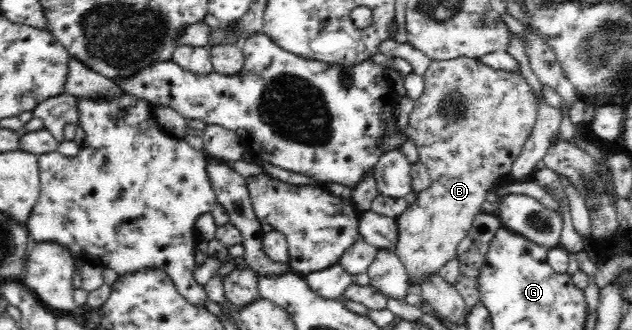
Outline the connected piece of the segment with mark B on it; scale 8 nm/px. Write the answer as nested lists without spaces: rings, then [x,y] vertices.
[[[453,58],[447,61],[431,61],[428,70],[426,70],[421,77],[424,82],[424,89],[419,98],[415,100],[413,111],[409,115],[409,121],[405,128],[405,133],[415,144],[419,154],[419,161],[428,169],[431,183],[429,187],[426,187],[418,193],[416,202],[410,204],[408,209],[400,217],[397,217],[398,246],[396,246],[395,249],[399,260],[402,262],[402,265],[406,267],[406,271],[408,271],[408,277],[410,277],[411,285],[415,290],[417,290],[418,283],[425,277],[438,274],[450,260],[457,259],[457,250],[460,242],[468,236],[468,232],[472,229],[475,218],[481,213],[482,205],[493,198],[493,190],[498,186],[500,178],[511,174],[512,163],[518,158],[536,124],[539,107],[539,102],[537,101],[538,95],[520,73],[496,70],[478,59]]]

